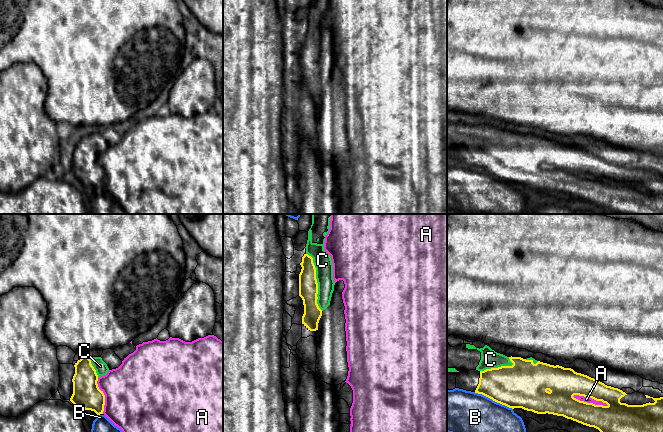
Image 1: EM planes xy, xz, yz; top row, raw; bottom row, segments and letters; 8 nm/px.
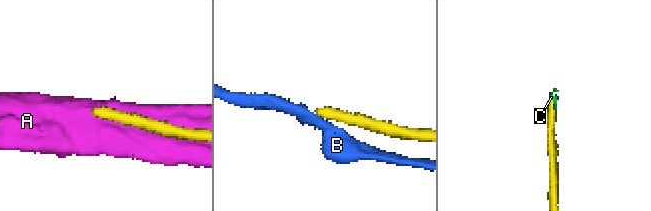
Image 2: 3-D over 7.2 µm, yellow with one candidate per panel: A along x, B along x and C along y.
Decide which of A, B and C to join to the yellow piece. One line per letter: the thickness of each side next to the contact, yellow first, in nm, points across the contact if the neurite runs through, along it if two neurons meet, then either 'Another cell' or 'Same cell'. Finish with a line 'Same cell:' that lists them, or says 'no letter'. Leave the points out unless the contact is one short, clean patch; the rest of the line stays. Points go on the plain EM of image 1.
A: Thickness 280 nm (yellow) against 50 nm. Another cell
B: Thickness 360 nm (yellow) against 460 nm. Boundary: yz (474, 168), (481, 169), (512, 185). Another cell
C: Thickness 160 nm (yellow) against 140 nm. Path across: xz (308, 63), (316, 57), (317, 41), (322, 36). Same cell
Same cell: C

